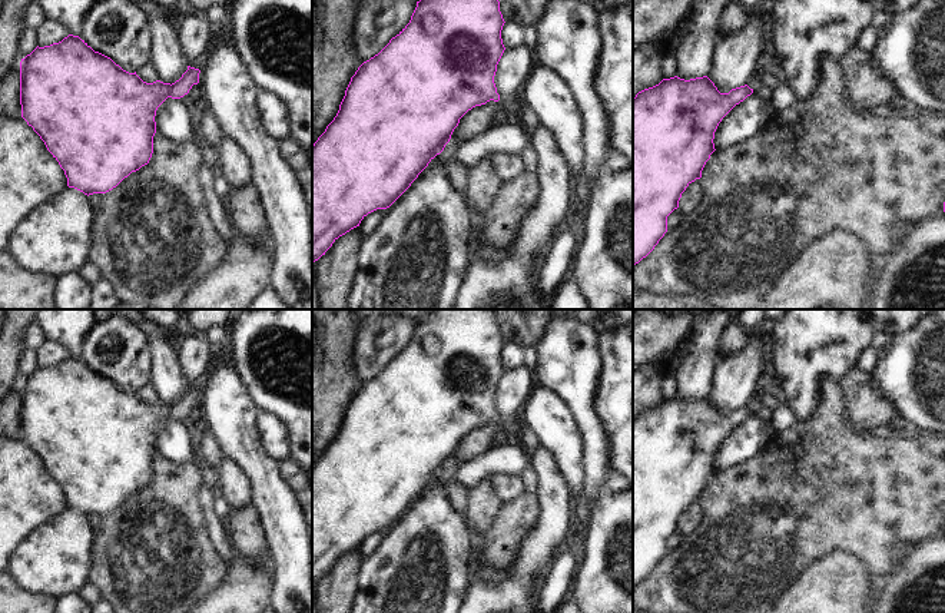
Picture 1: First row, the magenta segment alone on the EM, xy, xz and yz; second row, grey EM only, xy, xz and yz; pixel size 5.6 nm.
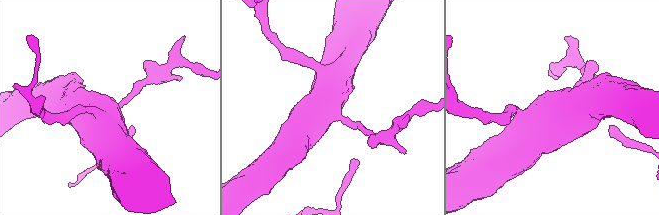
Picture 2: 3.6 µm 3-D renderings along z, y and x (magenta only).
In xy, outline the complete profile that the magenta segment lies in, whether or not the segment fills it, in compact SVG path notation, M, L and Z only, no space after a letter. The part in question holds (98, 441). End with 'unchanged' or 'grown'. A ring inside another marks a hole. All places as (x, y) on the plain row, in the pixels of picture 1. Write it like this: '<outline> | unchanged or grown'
M79 357L36 368L20 382L21 438L40 457L59 483L67 507L84 516L106 514L132 493L147 486L153 474L156 431L168 420L180 420L199 404L199 390L188 391L175 404L143 402L110 378L94 372Z | unchanged

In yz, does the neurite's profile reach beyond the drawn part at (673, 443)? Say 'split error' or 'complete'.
complete

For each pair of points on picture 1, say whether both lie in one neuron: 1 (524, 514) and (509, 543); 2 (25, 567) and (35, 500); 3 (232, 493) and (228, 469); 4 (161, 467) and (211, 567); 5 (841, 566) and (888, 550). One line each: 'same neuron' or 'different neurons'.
1: same neuron
2: different neurons
3: same neuron
4: same neuron
5: different neurons

